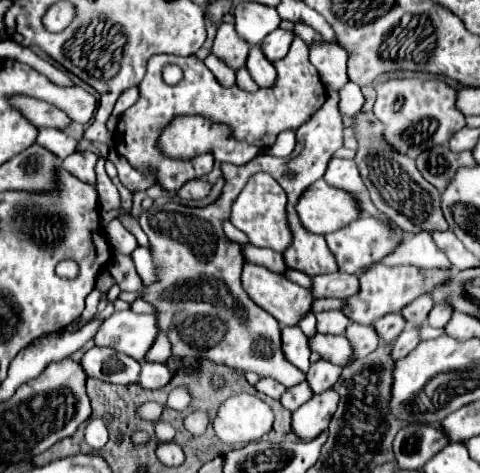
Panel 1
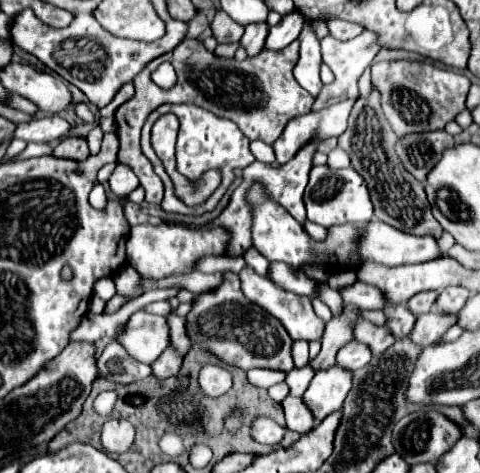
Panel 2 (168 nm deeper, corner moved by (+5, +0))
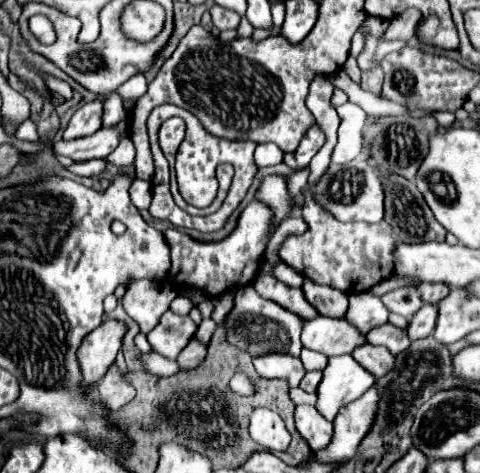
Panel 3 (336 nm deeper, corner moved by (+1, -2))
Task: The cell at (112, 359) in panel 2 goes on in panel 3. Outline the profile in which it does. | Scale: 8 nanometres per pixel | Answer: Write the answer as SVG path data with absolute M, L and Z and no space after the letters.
M147 352L147 354L139 354L139 362L141 362L141 368L145 372L151 372L153 376L171 376L175 374L179 368L177 368L177 362L175 360L167 360L155 352Z

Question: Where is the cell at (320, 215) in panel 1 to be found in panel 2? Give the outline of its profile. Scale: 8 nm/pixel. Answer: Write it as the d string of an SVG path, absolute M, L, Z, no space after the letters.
M327 164L313 166L309 174L309 184L305 188L305 206L307 206L307 218L325 228L347 222L367 224L373 220L373 204L369 198L367 182L351 166L341 170L333 170Z

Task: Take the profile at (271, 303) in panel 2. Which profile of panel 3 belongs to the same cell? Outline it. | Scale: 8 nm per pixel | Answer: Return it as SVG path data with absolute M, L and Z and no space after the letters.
M317 316L303 320L301 342L305 348L321 352L325 356L349 354L355 346L365 342L365 336L357 332L347 320L331 320L327 316Z

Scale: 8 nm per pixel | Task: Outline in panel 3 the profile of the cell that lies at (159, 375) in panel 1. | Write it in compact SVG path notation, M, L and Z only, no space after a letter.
M191 340L183 348L183 352L177 356L177 364L179 364L181 370L191 370L191 368L195 368L195 366L199 366L203 362L205 354L207 354L207 346L197 342L197 340Z

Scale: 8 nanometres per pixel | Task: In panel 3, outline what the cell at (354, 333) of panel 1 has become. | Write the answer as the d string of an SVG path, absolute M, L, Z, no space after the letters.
M383 324L383 326L377 326L377 328L369 330L367 332L367 342L385 346L391 354L399 354L399 352L407 350L409 344L411 344L407 332L393 326L393 324Z

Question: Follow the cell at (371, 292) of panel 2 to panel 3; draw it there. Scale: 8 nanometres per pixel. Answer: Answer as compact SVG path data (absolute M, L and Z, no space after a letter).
M395 288L387 294L383 294L381 300L383 300L383 304L387 304L387 310L401 314L405 318L411 318L423 306L421 296L415 288Z

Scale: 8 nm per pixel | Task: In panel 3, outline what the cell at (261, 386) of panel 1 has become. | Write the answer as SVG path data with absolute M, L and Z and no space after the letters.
M289 388L289 396L295 404L315 404L315 394L307 394L301 388Z

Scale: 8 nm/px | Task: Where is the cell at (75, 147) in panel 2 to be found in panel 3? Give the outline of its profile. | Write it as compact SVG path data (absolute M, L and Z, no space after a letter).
M93 100L81 106L73 114L67 130L63 132L63 140L77 140L77 138L95 134L101 128L101 106L103 106L103 100Z

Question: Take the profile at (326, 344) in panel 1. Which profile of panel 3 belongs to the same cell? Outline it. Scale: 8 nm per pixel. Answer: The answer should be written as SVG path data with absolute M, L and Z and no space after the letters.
M361 344L351 352L351 358L361 364L367 372L371 372L375 378L387 374L393 368L393 354L383 346L373 344Z

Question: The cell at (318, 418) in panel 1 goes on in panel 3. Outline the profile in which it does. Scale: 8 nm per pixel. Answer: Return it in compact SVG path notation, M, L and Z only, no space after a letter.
M331 356L327 368L323 368L323 378L317 388L315 408L327 418L333 420L337 410L355 398L363 396L375 378L365 372L351 356Z

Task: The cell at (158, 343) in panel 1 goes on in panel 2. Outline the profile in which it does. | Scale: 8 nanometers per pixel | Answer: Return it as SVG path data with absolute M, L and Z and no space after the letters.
M171 314L169 322L171 322L171 346L175 346L177 350L183 350L183 354L187 354L187 350L191 348L191 338L187 336L185 318Z

